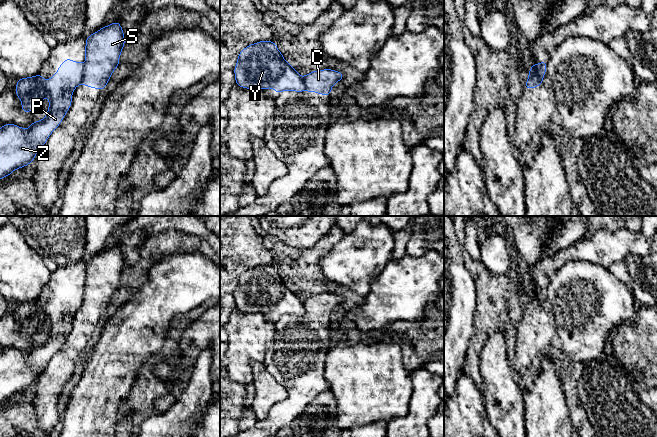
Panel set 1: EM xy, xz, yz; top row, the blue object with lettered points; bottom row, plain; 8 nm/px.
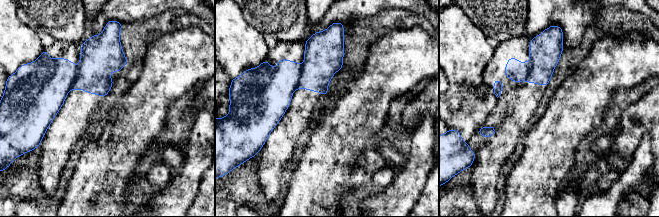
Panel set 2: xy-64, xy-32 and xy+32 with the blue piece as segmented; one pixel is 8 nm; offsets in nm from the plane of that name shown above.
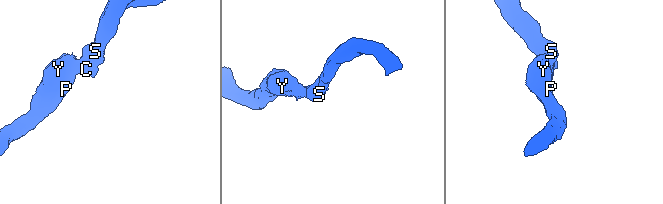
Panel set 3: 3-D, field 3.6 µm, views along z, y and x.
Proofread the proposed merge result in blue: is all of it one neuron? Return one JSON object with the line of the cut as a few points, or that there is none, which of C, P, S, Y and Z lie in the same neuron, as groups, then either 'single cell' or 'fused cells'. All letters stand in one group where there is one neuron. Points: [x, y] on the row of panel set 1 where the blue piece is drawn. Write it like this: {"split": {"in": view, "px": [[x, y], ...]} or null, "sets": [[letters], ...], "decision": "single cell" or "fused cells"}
{"split": {"in": "xy", "px": [[84, 65], [82, 80], [79, 83]]}, "sets": [["C", "S"], ["P", "Y", "Z"]], "decision": "fused cells"}

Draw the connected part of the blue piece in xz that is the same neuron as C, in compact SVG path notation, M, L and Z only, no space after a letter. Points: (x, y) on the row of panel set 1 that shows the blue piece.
M333 69L311 71L303 77L307 92L316 92L319 95L331 96L331 89L338 81L342 81L343 72Z

